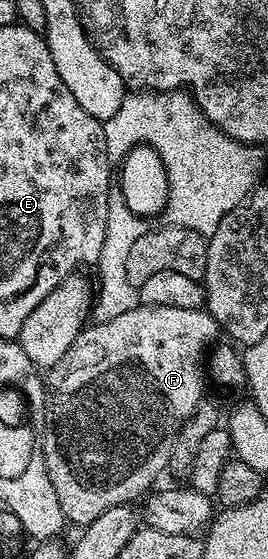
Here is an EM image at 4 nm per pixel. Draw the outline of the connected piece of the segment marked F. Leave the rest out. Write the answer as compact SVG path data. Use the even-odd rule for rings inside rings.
M137 306L129 309L129 313L121 313L105 323L95 323L84 327L83 332L69 345L65 357L57 361L45 375L45 402L43 404L43 422L41 424L41 442L45 453L45 467L49 469L49 479L53 481L53 489L57 489L57 497L61 501L61 509L68 520L78 525L86 525L97 521L101 513L114 507L134 504L134 499L146 496L152 490L155 478L168 470L170 454L173 452L179 431L193 417L200 403L204 402L203 375L205 379L205 353L210 352L213 344L220 338L221 328L206 309L177 309L176 307Z

